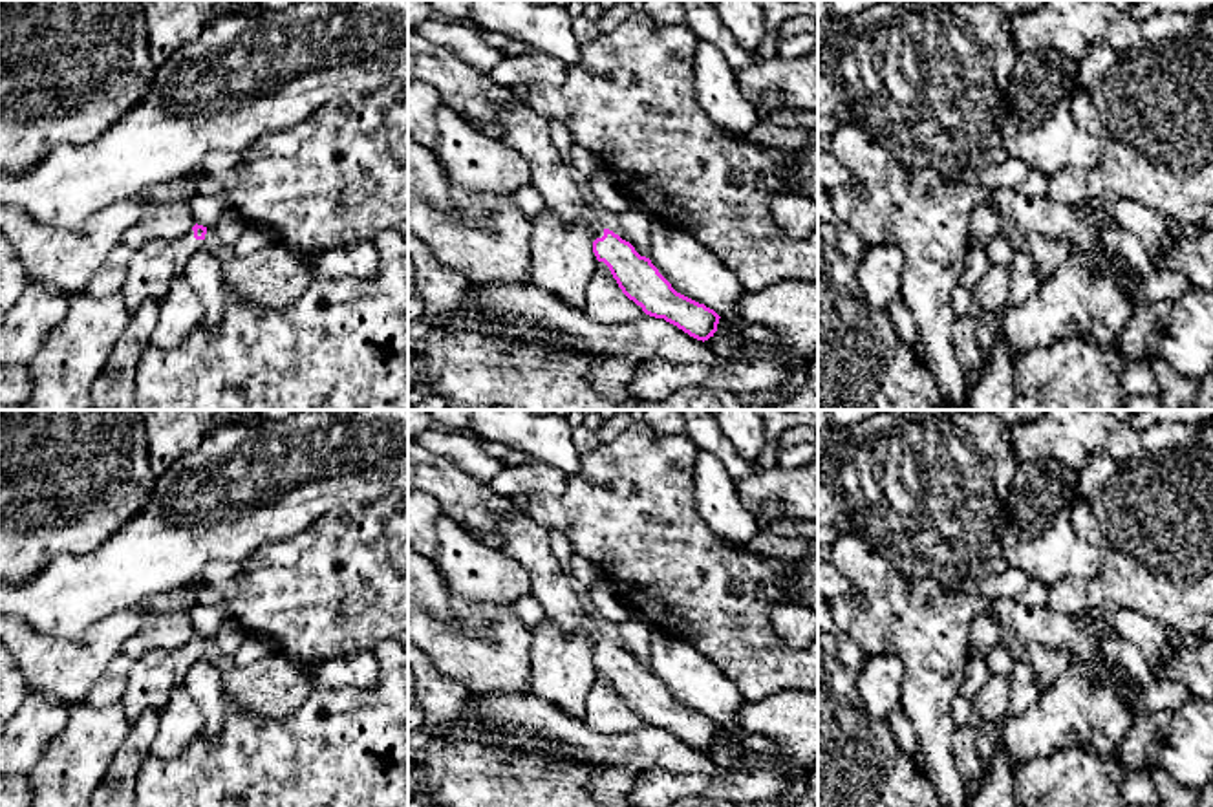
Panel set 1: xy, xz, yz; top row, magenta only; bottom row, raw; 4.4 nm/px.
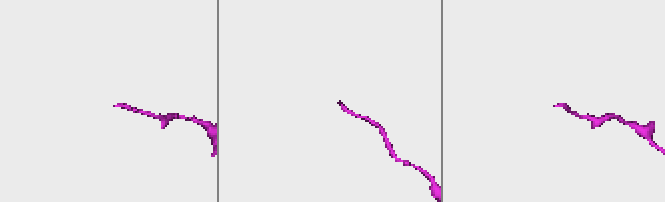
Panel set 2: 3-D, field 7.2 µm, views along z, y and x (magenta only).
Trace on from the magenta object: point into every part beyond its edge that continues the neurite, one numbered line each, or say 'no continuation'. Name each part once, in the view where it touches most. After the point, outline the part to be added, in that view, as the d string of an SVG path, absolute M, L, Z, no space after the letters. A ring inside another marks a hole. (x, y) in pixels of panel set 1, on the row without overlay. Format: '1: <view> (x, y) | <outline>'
1: xy (154, 676) | M192 639L181 648L152 650L135 659L119 701L130 725L145 712L163 710L172 692L185 683L188 668L199 659L203 650L196 650Z

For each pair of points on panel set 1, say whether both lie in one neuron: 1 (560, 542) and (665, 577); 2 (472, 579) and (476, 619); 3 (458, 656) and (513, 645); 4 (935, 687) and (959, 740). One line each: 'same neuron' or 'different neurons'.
1: different neurons
2: different neurons
3: same neuron
4: different neurons

